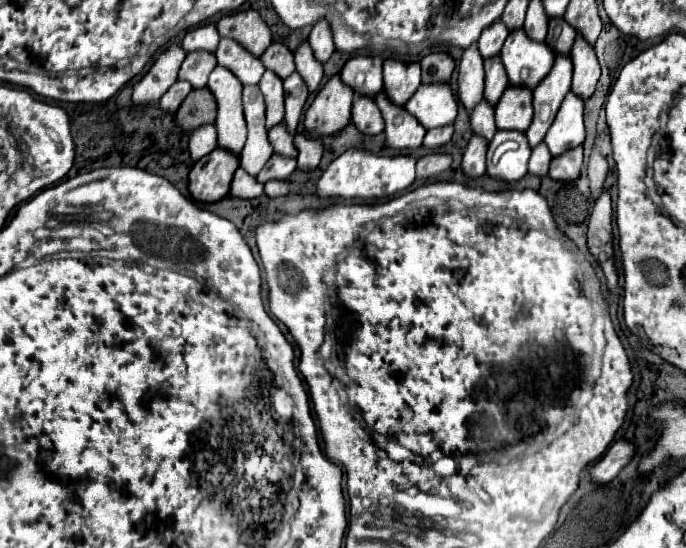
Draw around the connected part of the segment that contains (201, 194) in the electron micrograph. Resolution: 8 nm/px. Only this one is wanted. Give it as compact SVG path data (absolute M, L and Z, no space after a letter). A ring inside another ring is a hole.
M215 148L211 154L195 162L189 178L189 190L199 202L217 202L229 194L231 180L239 168L239 156L225 148Z

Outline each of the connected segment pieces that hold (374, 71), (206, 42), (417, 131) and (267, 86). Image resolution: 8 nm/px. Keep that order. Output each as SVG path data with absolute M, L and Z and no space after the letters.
M353 56L345 62L341 80L357 94L375 96L383 88L383 60L379 56Z
M211 22L211 24L205 24L205 26L191 28L185 34L185 38L183 38L183 48L187 52L193 52L193 50L209 50L209 52L215 52L219 38L221 36L217 32L217 26Z
M381 90L375 96L375 102L383 114L385 120L385 134L387 134L387 144L393 148L419 148L423 144L425 128L413 118L405 106L395 106L385 90Z
M267 70L259 82L259 88L261 88L261 92L265 96L265 104L267 104L267 128L281 122L283 114L285 114L285 92L283 92L281 82L283 80L277 74L273 74L271 70Z

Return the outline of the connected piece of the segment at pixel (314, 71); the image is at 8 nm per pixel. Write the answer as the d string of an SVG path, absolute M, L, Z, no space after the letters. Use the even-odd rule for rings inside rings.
M307 40L295 50L295 66L297 66L297 72L303 76L303 80L307 82L309 90L315 92L323 78L323 64L317 62L313 48L309 46Z

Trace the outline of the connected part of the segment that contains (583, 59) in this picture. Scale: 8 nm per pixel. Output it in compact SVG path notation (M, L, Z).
M577 34L575 44L571 48L571 60L573 60L571 90L575 94L583 94L583 98L589 98L595 92L597 80L601 76L601 66L595 48L589 42L585 42L581 34Z

